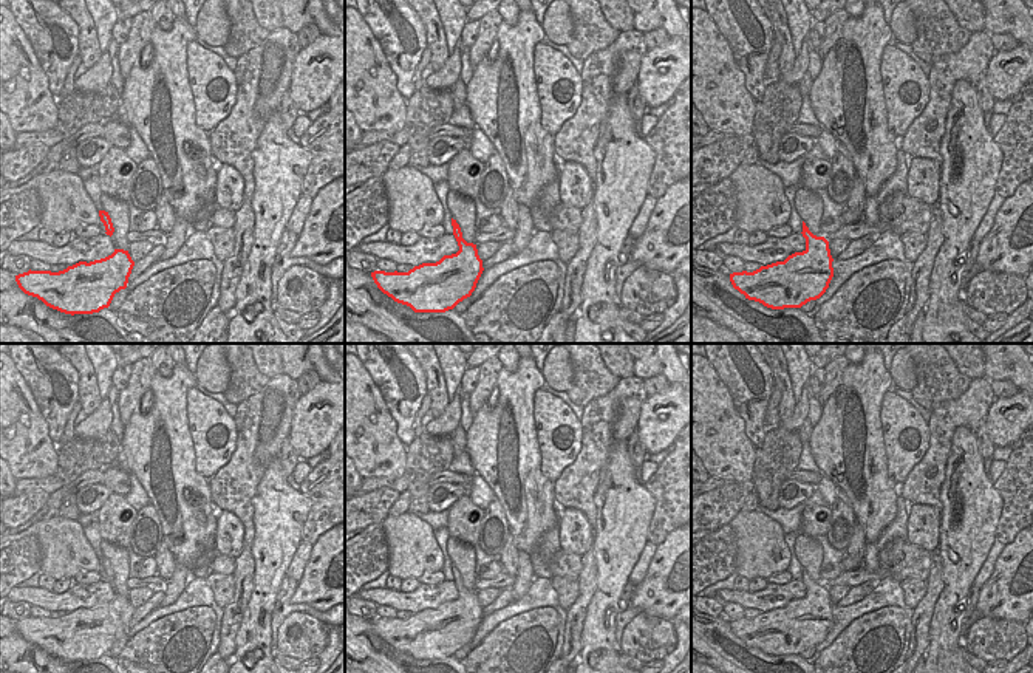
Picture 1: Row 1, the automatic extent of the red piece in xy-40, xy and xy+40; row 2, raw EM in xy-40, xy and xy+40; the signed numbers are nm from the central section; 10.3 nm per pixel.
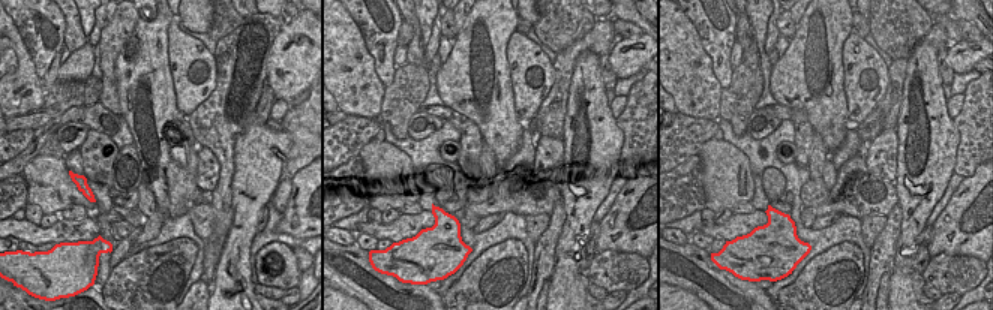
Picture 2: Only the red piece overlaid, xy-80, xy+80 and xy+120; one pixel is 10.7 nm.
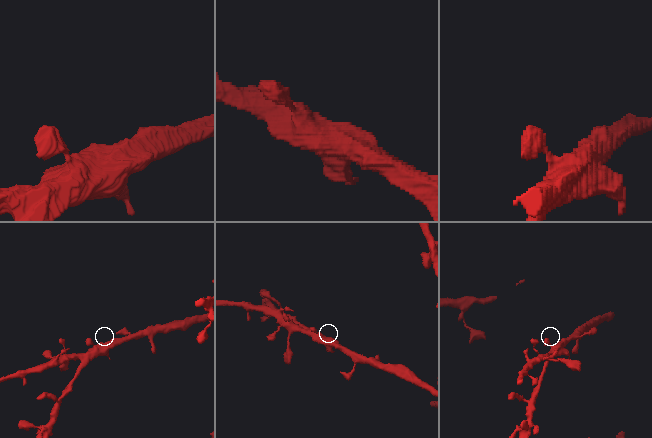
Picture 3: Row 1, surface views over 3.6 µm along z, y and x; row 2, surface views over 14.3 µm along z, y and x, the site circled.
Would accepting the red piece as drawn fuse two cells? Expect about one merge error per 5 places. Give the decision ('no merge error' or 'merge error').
no merge error

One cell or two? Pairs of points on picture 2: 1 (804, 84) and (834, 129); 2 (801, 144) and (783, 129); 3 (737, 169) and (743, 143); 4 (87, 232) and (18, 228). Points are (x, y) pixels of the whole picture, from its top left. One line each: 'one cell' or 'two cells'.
1: one cell
2: two cells
3: two cells
4: one cell

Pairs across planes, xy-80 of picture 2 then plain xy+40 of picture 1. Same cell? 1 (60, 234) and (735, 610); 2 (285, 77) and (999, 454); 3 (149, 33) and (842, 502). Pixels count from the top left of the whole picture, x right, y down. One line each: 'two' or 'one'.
1: two
2: two
3: two

